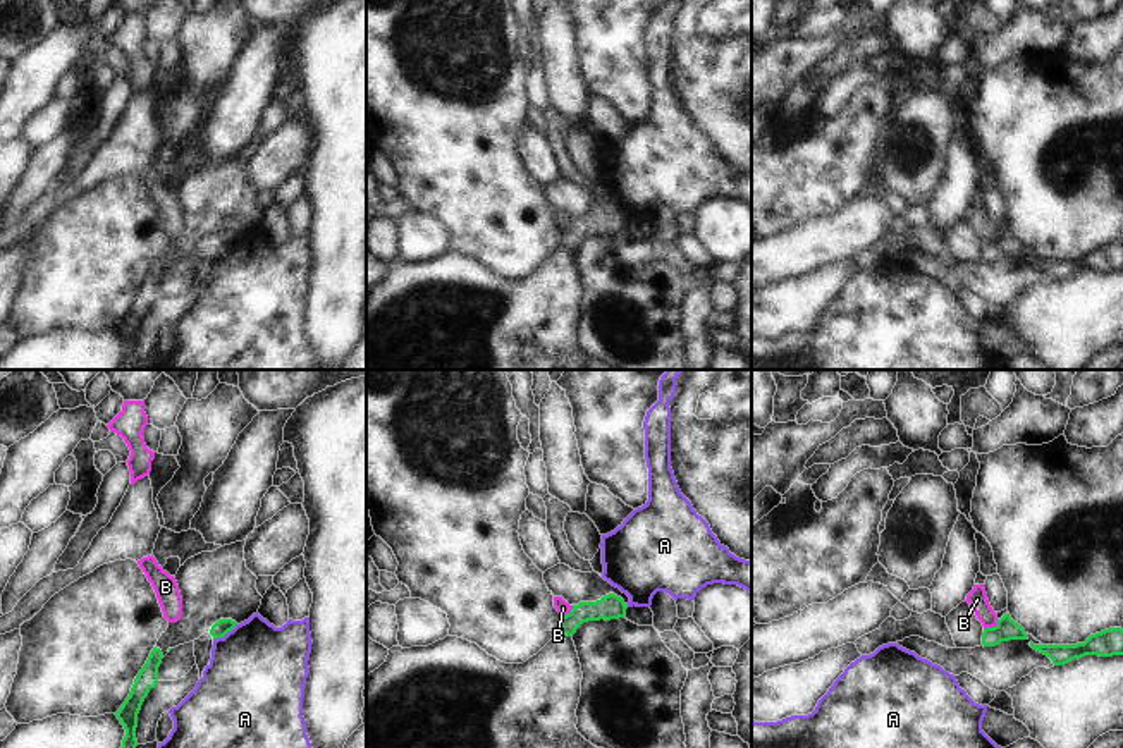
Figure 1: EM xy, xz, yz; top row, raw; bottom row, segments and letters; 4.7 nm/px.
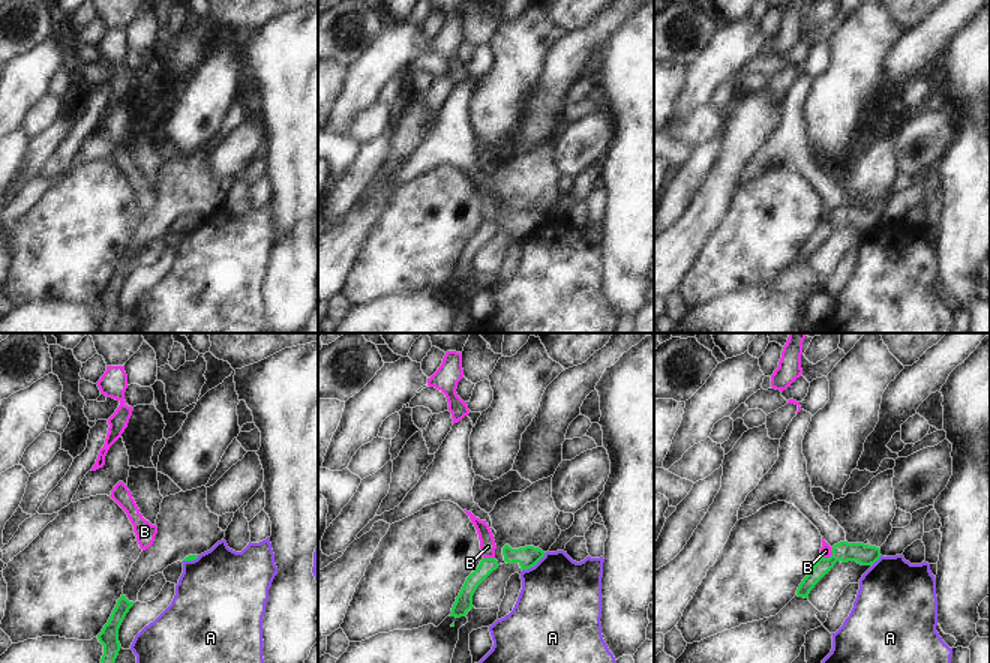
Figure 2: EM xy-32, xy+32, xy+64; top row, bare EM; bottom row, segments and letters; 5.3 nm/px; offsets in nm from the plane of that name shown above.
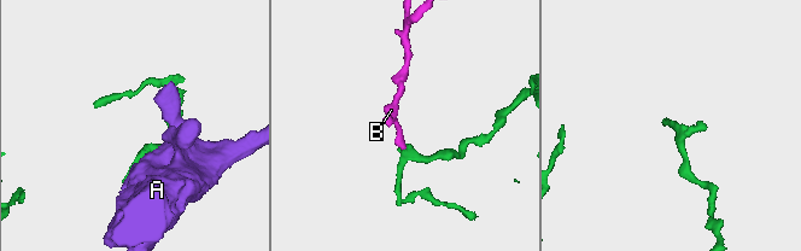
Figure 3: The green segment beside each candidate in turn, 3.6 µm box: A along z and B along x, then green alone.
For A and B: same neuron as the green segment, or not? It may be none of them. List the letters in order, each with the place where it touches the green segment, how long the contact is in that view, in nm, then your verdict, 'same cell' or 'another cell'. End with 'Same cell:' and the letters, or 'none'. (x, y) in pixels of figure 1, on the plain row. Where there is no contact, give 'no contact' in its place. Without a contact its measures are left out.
A: meets green in xy at (226, 248); contact 140 nm long; another cell
B: meets green in yz at (991, 243); contact 90 nm long; another cell
Same cell: none

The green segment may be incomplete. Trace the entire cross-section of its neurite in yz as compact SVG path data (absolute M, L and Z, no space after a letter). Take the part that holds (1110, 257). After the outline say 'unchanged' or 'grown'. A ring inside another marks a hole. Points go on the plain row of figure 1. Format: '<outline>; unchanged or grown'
M1109 242L1090 249L1083 258L1077 260L1034 260L1030 261L1047 270L1054 280L1065 280L1085 270L1113 272L1123 270L1123 244Z; unchanged

